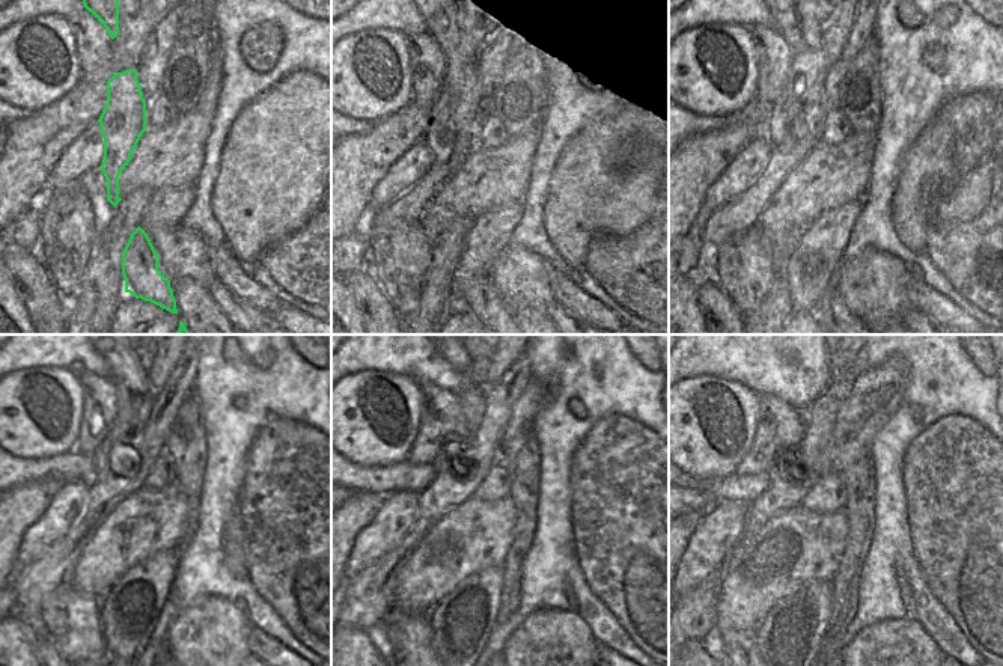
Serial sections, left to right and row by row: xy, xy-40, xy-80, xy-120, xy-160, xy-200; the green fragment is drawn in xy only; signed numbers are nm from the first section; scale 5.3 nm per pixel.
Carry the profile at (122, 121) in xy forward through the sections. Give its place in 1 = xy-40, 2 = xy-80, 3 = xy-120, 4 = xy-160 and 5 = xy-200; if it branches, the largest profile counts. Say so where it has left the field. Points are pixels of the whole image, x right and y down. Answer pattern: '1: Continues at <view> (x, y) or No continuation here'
1: Continues at xy-40 (455, 118)
2: Continues at xy-80 (789, 134)
3: Continues at xy-120 (116, 461)
4: Continues at xy-160 (454, 481)
5: Continues at xy-200 (788, 484).

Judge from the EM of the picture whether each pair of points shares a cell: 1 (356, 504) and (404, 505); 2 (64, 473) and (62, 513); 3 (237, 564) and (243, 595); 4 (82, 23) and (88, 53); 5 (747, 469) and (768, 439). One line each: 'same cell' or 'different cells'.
1: different cells
2: different cells
3: different cells
4: same cell
5: same cell

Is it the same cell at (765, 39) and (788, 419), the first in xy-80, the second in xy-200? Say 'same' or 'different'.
same

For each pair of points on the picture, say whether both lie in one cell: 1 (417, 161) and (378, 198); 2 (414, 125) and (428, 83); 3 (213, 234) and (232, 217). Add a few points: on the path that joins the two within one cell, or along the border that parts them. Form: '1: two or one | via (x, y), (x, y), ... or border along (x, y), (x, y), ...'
1: one | via (408, 169), (387, 189)
2: two | border along (411, 101), (428, 109)
3: two | border along (211, 193), (211, 214), (223, 234), (225, 243)

